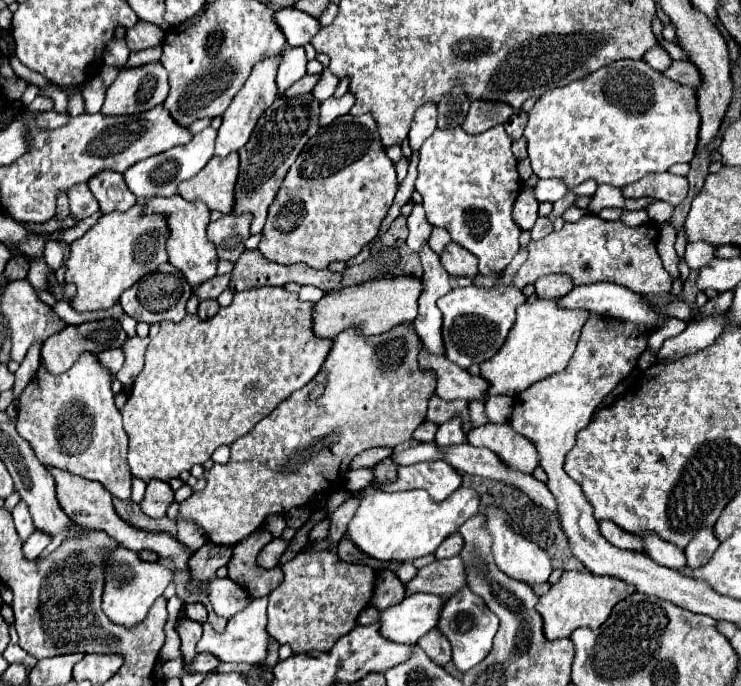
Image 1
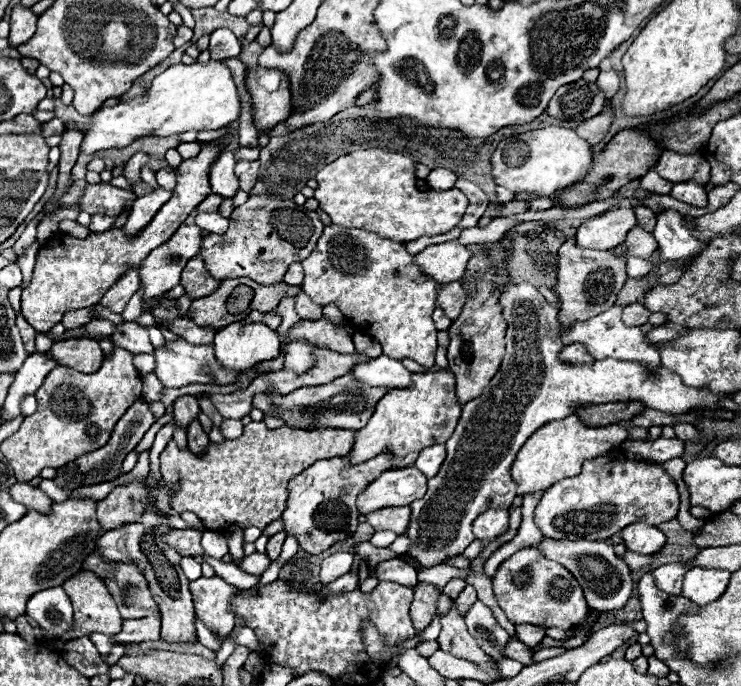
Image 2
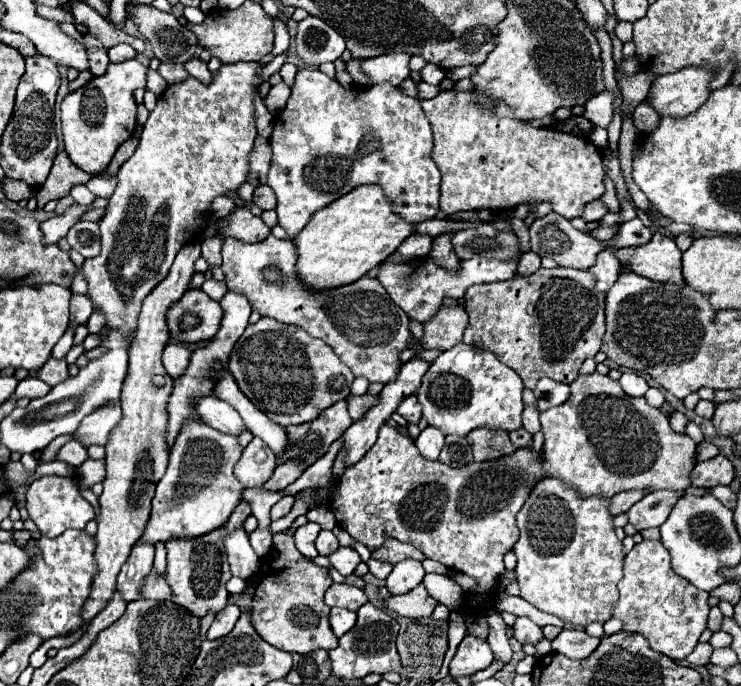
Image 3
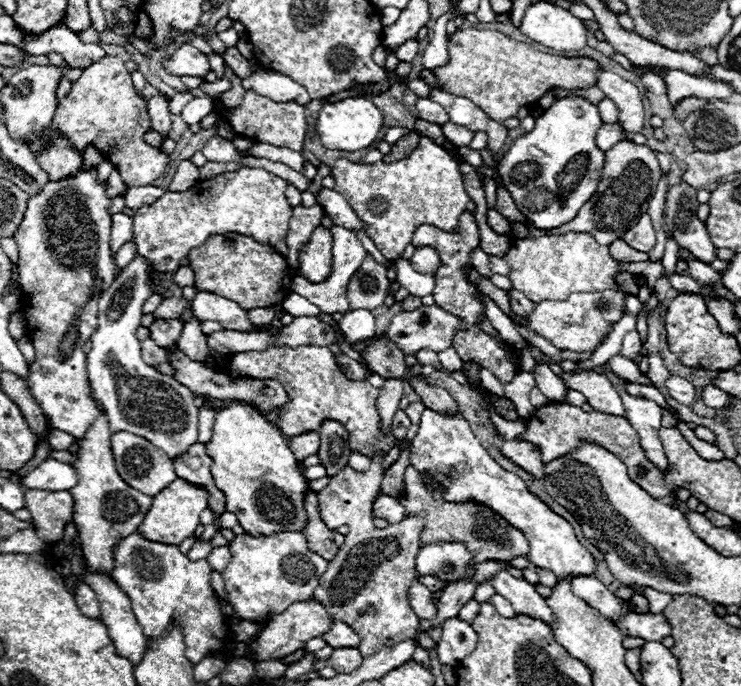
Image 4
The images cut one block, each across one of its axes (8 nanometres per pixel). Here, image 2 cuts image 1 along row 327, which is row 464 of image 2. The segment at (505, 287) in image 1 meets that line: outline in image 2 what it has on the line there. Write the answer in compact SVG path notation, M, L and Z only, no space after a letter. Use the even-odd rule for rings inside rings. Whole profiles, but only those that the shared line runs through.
M510 280L500 294L500 306L504 308L504 318L508 322L506 332L506 356L498 374L492 382L484 388L484 392L462 406L462 416L454 434L446 442L446 460L440 472L428 480L428 492L424 498L414 500L410 504L412 516L406 530L410 538L408 556L414 556L422 566L438 566L446 558L456 556L468 548L472 542L472 520L486 512L488 508L510 508L512 500L516 498L516 482L512 480L510 468L516 460L518 450L522 444L544 424L552 420L564 420L574 414L584 404L604 404L610 402L623 402L628 400L644 400L648 408L666 412L666 414L686 414L694 408L718 408L718 394L700 388L688 388L682 384L680 376L660 368L656 374L650 374L642 364L636 362L622 362L614 358L594 360L592 364L568 364L558 358L564 344L558 330L558 308L542 298L542 294L528 282L514 282Z

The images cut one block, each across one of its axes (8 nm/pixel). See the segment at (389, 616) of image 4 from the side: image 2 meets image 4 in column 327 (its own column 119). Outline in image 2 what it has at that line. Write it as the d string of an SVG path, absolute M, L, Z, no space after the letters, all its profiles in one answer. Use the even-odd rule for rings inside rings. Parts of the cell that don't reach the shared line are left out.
M144 480L114 488L98 504L98 520L102 528L118 528L130 520L138 520L146 512ZM122 564L112 580L106 580L108 592L114 596L124 620L140 620L156 614L158 606L148 592L148 584L140 570Z

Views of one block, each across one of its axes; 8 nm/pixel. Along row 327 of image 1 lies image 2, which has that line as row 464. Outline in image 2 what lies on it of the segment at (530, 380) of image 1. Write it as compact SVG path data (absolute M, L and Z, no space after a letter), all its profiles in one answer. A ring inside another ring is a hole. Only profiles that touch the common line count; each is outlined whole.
M576 414L568 416L564 420L548 422L544 428L536 430L528 438L528 442L520 448L520 452L512 464L512 478L518 484L518 494L524 496L530 492L540 492L568 476L576 476L582 470L582 464L586 460L612 452L624 440L628 440L628 436L630 436L630 432L618 424L600 426L600 428L584 426Z

